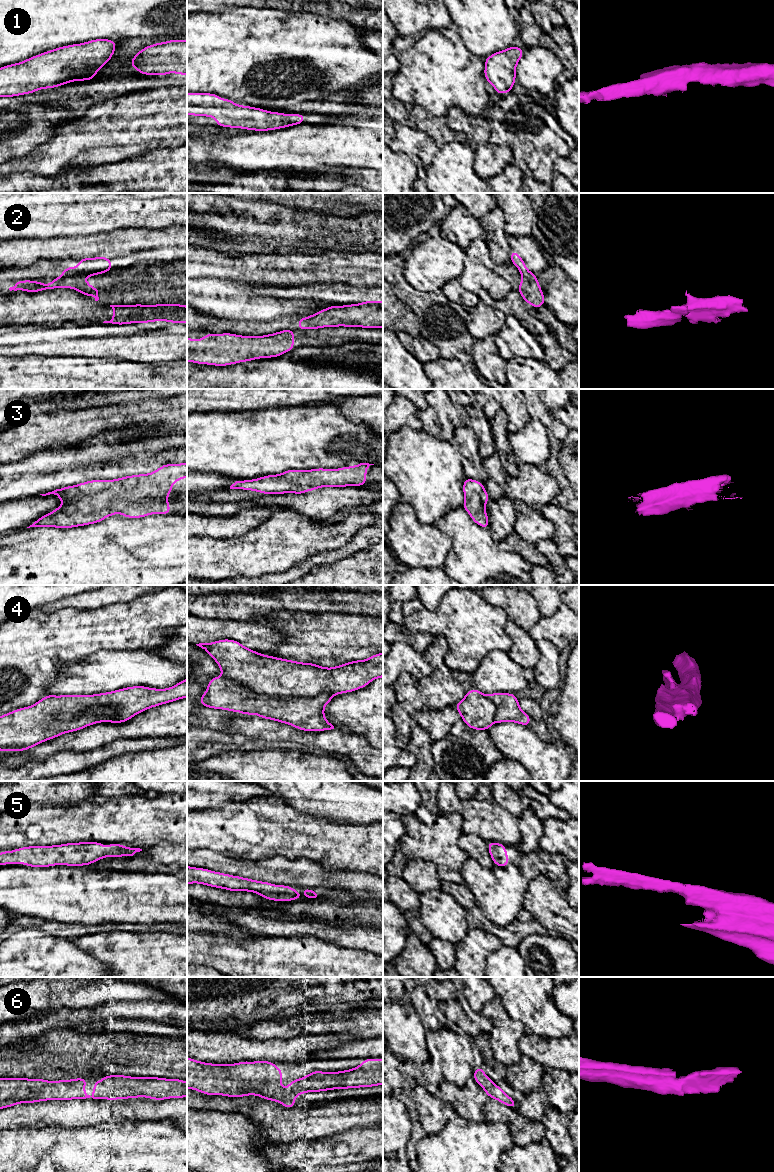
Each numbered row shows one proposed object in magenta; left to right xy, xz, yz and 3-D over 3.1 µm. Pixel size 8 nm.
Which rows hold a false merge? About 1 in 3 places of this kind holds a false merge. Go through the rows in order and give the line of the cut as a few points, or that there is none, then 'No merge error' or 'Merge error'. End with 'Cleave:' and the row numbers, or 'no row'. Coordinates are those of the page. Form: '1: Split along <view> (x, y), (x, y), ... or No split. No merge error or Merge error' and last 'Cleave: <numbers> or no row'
1: No split. No merge error
2: Split along xz (282, 330), (293, 331). Merge error
3: No split. No merge error
4: Split along xz (221, 676), (270, 695), (333, 694). Merge error
5: No split. No merge error
6: No split. No merge error
Cleave: 2, 4

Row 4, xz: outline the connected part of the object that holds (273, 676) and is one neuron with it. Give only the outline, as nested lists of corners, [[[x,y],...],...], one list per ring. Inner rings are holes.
[[[230,639],[196,644],[216,661],[225,679],[255,692],[280,697],[315,697],[322,693],[342,694],[366,687],[372,680],[383,677],[383,652],[367,660],[356,660],[325,668],[313,663],[301,663],[267,656]]]

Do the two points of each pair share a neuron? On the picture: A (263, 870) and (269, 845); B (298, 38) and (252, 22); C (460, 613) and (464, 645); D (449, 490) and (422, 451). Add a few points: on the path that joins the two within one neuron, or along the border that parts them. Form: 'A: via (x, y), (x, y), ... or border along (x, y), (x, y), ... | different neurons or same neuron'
A: border along (242, 859), (261, 860), (275, 856), (290, 859) | different neurons
B: via (287, 38), (268, 38), (263, 33) | same neuron
C: via (462, 621), (462, 637) | same neuron
D: via (439, 480), (422, 461) | same neuron

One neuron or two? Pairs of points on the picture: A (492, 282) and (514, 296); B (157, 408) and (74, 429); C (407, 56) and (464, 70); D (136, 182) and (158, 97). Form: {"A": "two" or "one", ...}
{"A": "two", "B": "one", "C": "one", "D": "two"}

